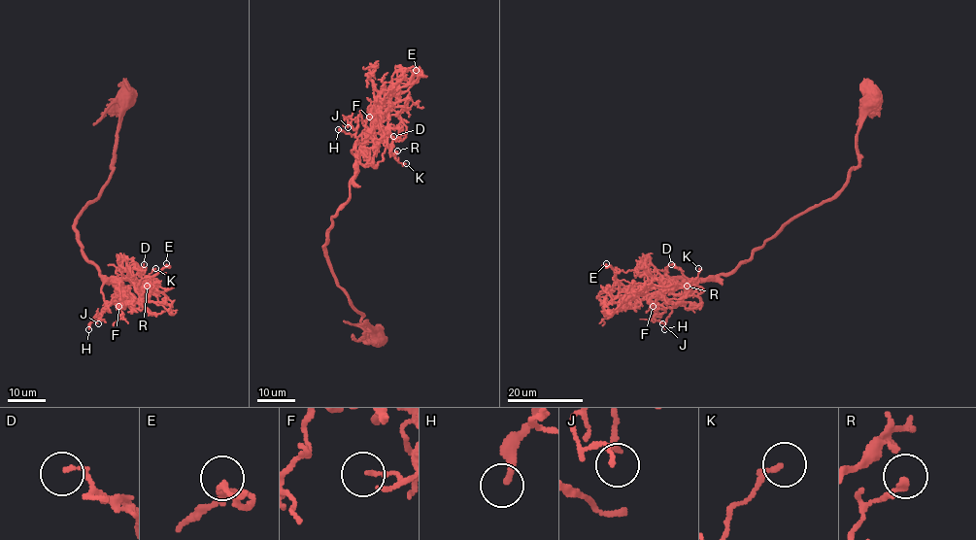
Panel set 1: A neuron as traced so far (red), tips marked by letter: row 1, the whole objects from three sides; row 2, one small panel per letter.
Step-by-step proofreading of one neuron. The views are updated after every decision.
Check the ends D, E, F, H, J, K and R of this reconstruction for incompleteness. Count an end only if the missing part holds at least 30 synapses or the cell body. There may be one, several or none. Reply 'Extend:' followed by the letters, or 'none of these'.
Extend: none of these

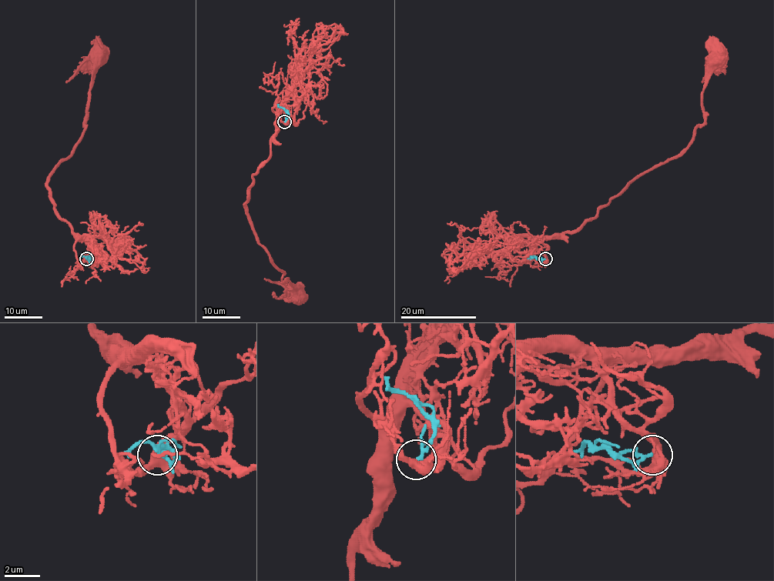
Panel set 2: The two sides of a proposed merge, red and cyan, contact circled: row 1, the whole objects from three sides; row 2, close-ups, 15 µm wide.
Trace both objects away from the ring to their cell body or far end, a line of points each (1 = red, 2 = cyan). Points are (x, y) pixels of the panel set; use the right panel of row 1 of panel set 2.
1: (545, 258), (534, 238), (577, 232), (626, 185), (688, 145), (696, 128), (704, 123), (707, 68), (717, 55)
2: (545, 258), (527, 258)

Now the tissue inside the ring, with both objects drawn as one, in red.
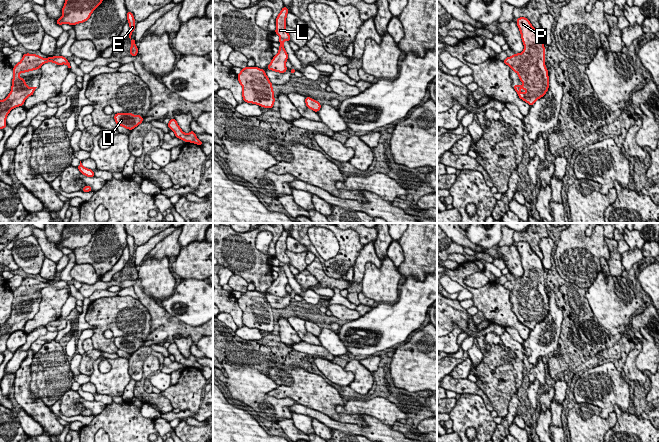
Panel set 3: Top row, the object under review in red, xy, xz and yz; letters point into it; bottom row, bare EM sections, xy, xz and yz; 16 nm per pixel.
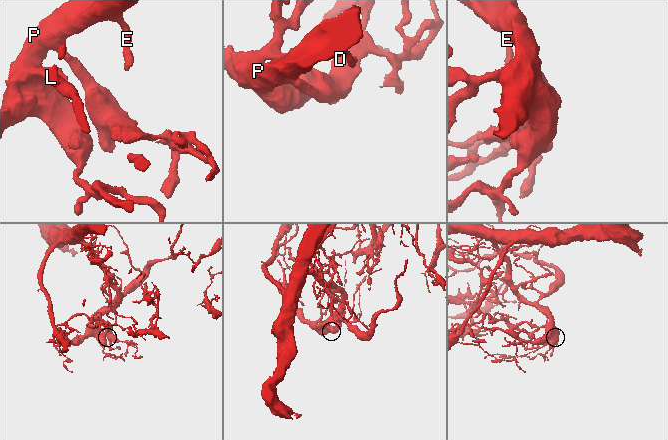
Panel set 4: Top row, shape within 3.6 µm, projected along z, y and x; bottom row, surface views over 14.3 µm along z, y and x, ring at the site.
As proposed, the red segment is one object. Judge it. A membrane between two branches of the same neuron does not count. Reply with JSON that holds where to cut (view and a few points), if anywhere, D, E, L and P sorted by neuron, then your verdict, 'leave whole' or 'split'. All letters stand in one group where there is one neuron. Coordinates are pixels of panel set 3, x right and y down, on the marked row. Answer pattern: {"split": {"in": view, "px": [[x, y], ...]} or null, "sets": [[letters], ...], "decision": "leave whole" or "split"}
{"split": null, "sets": [["D", "E", "L", "P"]], "decision": "leave whole"}

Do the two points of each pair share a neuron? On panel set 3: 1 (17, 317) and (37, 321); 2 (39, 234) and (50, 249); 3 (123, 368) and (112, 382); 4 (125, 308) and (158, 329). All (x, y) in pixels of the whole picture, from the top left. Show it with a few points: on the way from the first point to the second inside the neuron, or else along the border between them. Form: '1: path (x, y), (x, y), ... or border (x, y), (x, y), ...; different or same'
1: border (35, 315), (26, 322), (22, 329); different
2: path (41, 238), (46, 245); same
3: path (120, 371), (115, 379); same
4: border (141, 302), (150, 315), (150, 332), (144, 340); different

